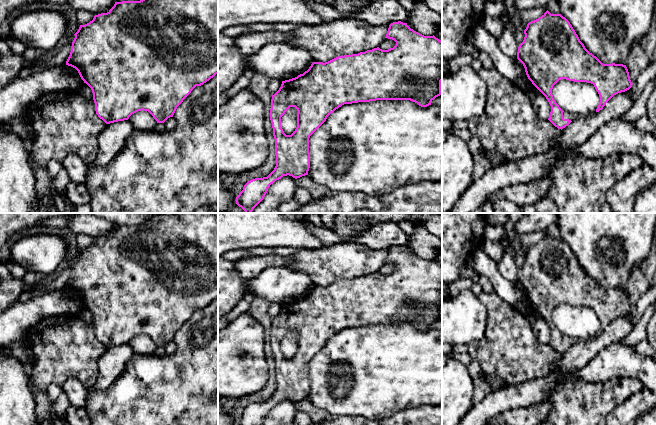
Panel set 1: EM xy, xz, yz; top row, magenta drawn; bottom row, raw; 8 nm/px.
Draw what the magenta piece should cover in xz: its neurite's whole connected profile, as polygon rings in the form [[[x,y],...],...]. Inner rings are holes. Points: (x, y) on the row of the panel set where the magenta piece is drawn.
[[[401,21],[389,25],[385,38],[394,40],[396,45],[388,50],[377,47],[358,54],[338,56],[325,63],[313,62],[303,74],[282,81],[279,90],[272,95],[270,109],[276,166],[267,177],[248,181],[236,197],[236,204],[245,213],[253,211],[276,180],[287,175],[295,179],[308,175],[309,138],[342,105],[376,100],[410,100],[427,107],[441,95],[442,41],[434,35],[424,36]],[[290,107],[298,111],[297,127],[291,135],[286,135],[281,127],[281,117]]]

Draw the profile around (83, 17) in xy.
[[[77,10],[76,11],[77,21],[79,25],[85,25],[93,20],[94,14],[84,11],[84,10]]]

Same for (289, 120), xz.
[[[290,107],[281,117],[281,127],[286,135],[291,135],[297,127],[297,109]]]

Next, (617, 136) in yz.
[[[613,118],[582,144],[561,150],[549,150],[517,162],[506,162],[489,170],[470,185],[450,213],[473,213],[494,192],[504,187],[547,177],[568,153],[590,159],[637,153],[645,164],[656,168],[656,136],[640,131],[634,123]]]

